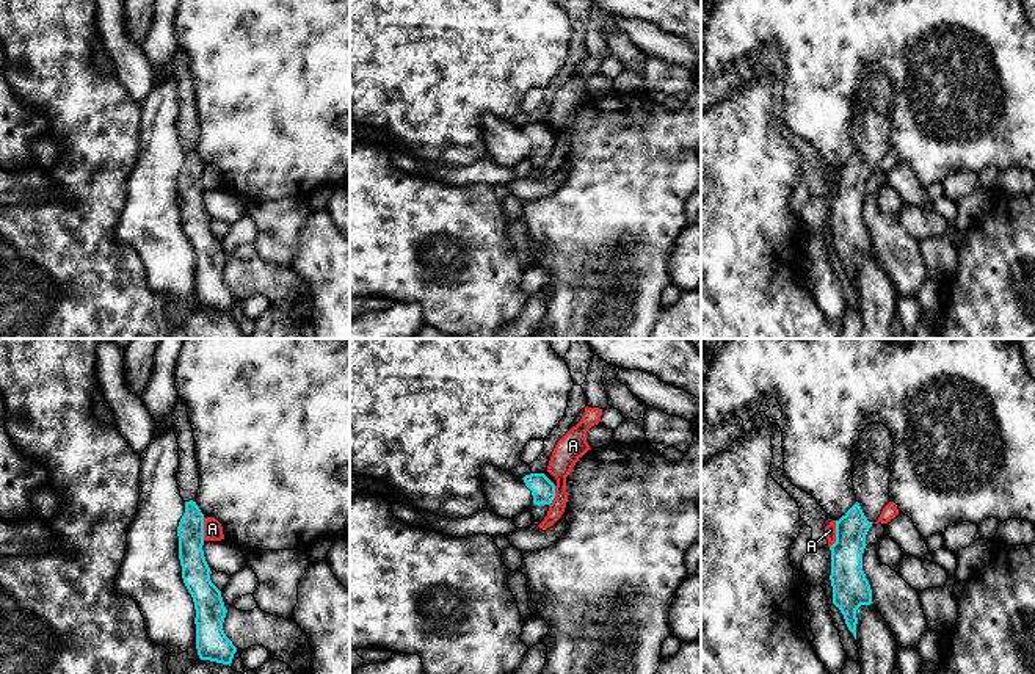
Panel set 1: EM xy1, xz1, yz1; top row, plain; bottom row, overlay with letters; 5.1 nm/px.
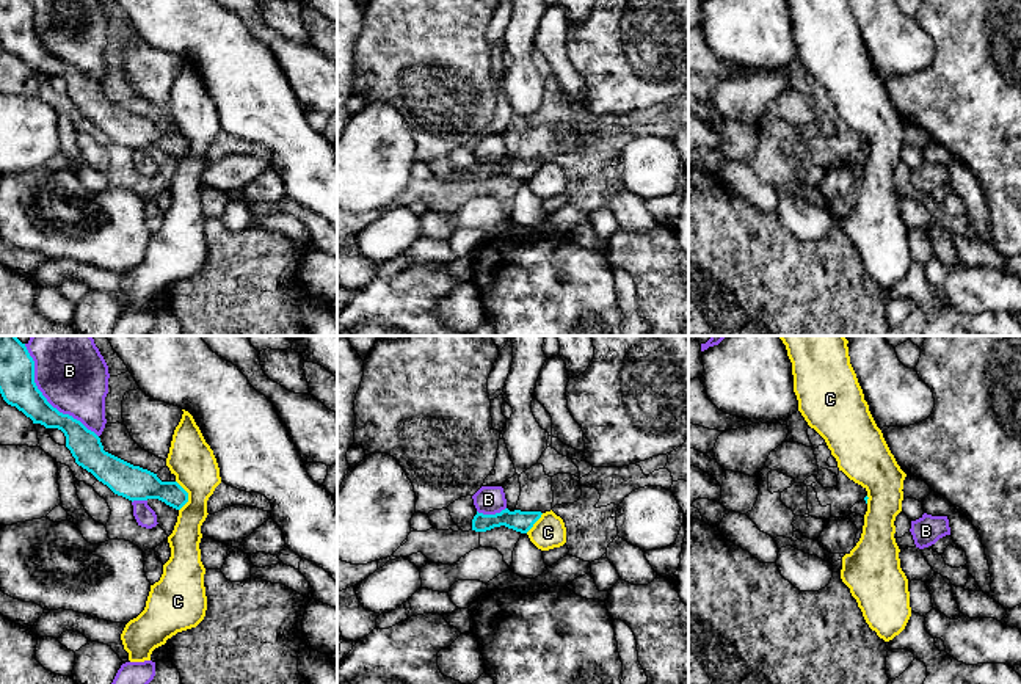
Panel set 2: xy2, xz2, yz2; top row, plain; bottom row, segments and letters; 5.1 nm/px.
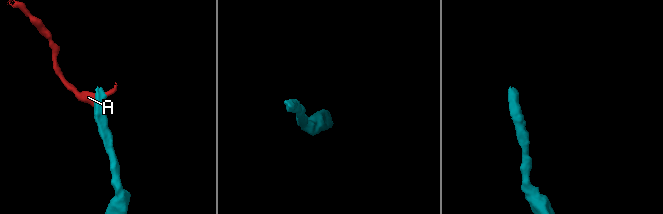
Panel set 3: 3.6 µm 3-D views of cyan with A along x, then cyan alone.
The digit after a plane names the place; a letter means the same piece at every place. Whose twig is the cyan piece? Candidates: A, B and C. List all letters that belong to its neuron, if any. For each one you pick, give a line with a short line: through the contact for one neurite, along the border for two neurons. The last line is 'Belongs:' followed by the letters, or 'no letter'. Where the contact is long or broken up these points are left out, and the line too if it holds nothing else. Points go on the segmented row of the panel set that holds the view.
Belongs: no letter

